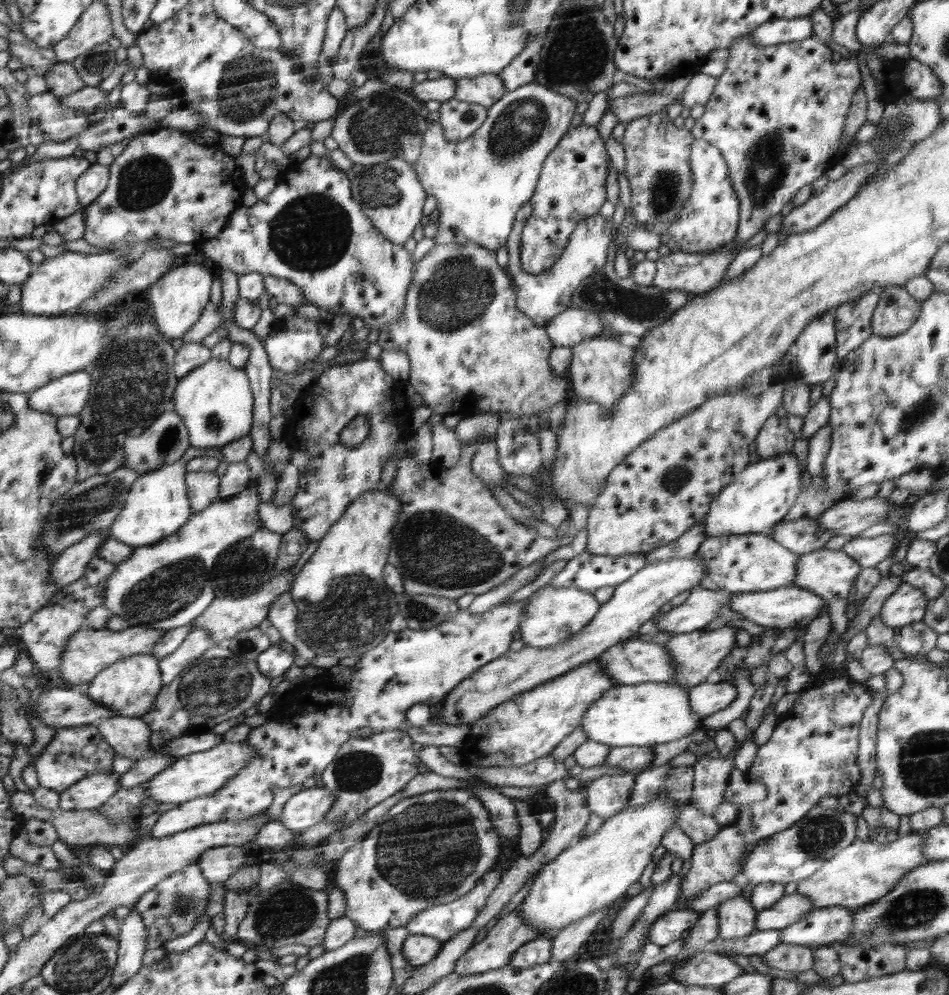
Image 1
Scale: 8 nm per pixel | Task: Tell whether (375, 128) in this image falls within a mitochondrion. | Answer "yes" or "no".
yes

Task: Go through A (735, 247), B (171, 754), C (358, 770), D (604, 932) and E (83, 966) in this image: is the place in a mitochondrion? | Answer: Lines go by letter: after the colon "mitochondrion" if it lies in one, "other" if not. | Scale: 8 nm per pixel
A: other
B: other
C: mitochondrion
D: other
E: mitochondrion

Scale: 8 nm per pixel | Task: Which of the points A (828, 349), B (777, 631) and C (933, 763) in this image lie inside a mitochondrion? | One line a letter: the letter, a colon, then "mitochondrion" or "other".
A: other
B: other
C: mitochondrion

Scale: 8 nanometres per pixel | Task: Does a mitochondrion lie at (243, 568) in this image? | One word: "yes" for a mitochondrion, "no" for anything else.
yes

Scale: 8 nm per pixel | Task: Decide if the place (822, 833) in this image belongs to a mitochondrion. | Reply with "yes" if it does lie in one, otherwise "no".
yes

